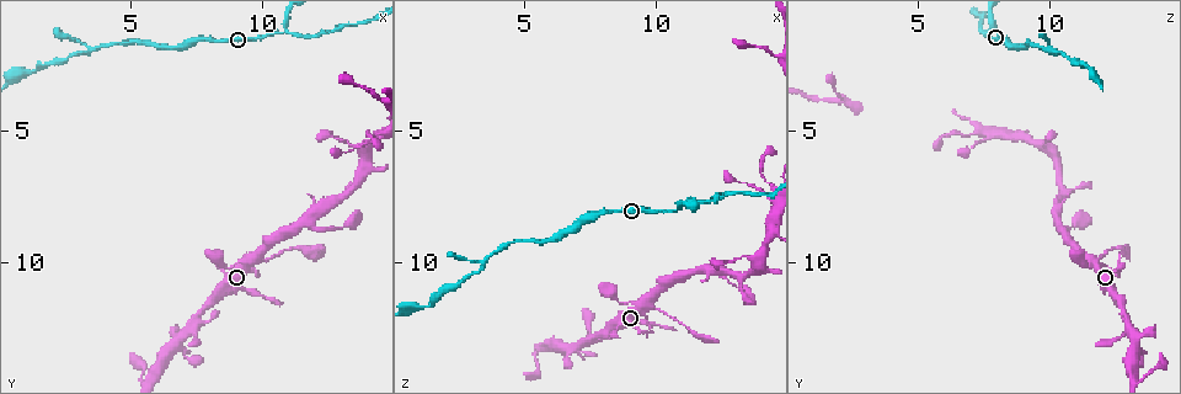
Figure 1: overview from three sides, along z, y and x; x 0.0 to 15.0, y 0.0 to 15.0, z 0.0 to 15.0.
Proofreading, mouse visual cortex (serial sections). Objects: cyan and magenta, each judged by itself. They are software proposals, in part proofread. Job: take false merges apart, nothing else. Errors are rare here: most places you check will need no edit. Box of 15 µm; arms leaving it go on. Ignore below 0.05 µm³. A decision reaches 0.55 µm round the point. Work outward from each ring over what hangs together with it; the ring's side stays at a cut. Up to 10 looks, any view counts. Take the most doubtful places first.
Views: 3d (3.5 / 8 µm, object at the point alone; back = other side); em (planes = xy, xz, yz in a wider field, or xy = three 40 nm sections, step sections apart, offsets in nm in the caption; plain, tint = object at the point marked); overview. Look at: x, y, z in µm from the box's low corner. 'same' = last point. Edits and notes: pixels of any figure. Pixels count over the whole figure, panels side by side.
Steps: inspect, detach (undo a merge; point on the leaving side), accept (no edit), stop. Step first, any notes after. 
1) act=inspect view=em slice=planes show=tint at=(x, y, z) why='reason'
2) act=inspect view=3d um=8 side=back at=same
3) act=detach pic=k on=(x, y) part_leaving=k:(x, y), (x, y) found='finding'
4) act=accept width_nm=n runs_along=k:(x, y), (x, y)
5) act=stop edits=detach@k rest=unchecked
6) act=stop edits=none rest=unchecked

act=inspect view=3d um=3.5 at=(10.9, 1.2, 7.8) why='arms part here'

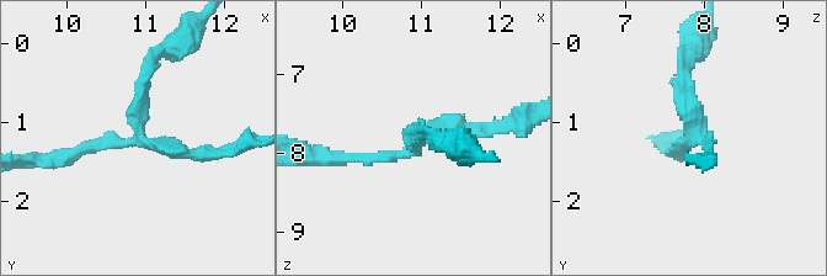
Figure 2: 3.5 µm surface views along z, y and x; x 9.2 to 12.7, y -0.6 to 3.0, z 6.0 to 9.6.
act=inspect view=em slice=xy step=3 show=tint at=(10.90, 1.25, 7.90) arms=3 arm_widths_nm=150,200,200 why='now the EM'

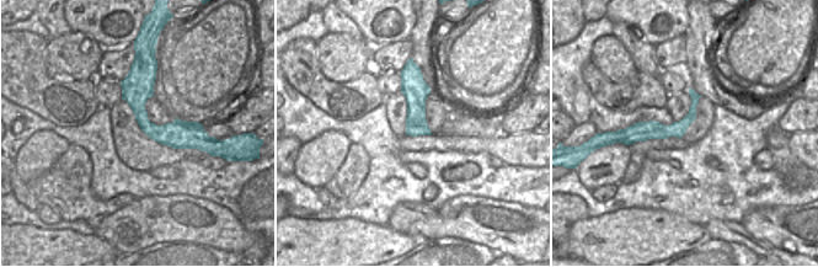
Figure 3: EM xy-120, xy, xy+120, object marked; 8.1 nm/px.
act=accept width_nm=180 runs_along=3:(134, 67), (142, 119), (198, 145) found='continuous, no second cell'

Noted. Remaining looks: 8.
act=inspect view=3d um=3.5 at=(3.5, 1.8, 10.1) why='branch point'

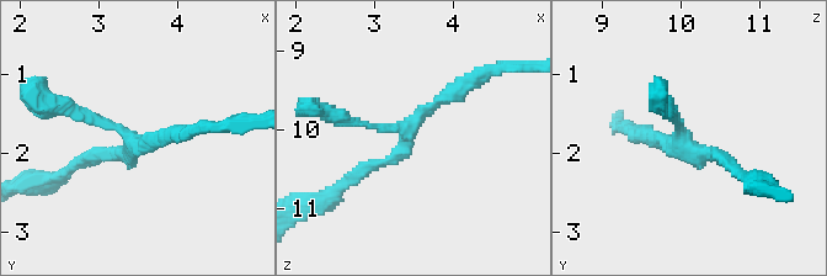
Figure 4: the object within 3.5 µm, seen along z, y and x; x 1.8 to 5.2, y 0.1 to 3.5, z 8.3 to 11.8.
act=inspect view=em slice=planes show=plain at=(3.50, 1.90, 9.95) why='shape alone is not enough'

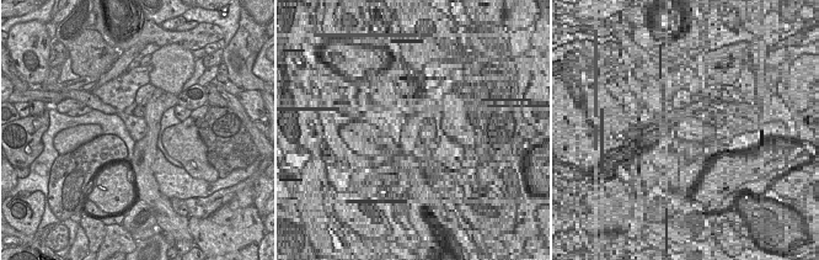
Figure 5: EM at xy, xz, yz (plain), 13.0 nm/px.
act=inspect view=em slice=planes show=tint at=same

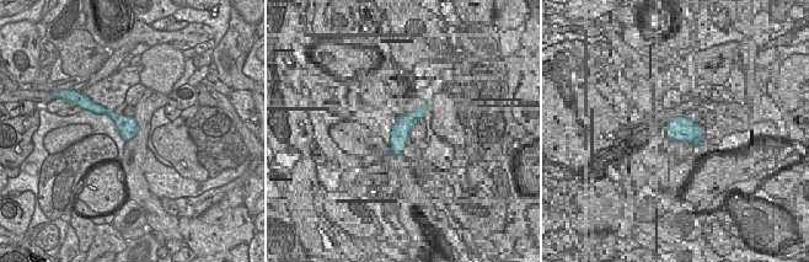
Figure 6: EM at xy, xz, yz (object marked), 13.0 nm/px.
act=accept width_nm=260 runs_along=4:(471, 80), (422, 112), (393, 157), (355, 175) found='continuous, no second cell'

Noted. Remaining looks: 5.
act=inspect view=3d um=8 at=(6.9, 13.1, 13.4)

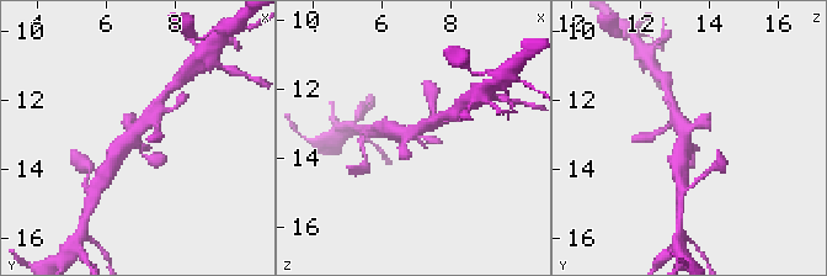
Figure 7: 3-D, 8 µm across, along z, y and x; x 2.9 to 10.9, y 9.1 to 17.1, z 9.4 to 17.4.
act=inspect view=em slice=xy step=1 show=tint at=(6.9, 13.1, 13.4)

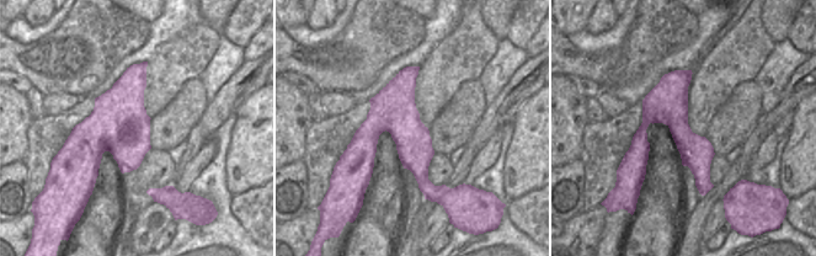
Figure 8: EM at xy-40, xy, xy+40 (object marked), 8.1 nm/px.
act=accept runs_along=8:(409, 69), (405, 127), (427, 191) found='continuous, no second cell'

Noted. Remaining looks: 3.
act=inspect view=3d um=3.5 at=(14.3, 5.2, 8.9) why='sharp bend'

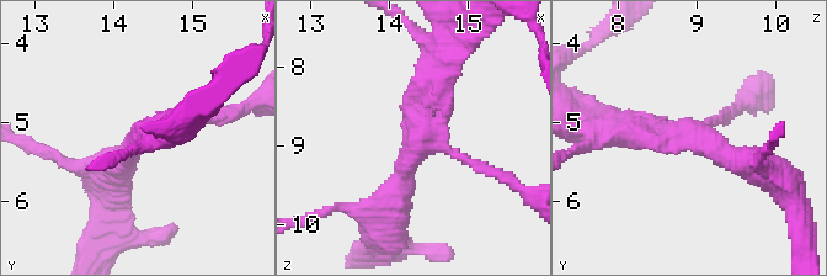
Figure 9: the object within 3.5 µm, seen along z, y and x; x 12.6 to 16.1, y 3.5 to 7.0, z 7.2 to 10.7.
act=inspect view=em slice=planes show=tint at=(14.40, 5.15, 8.90)

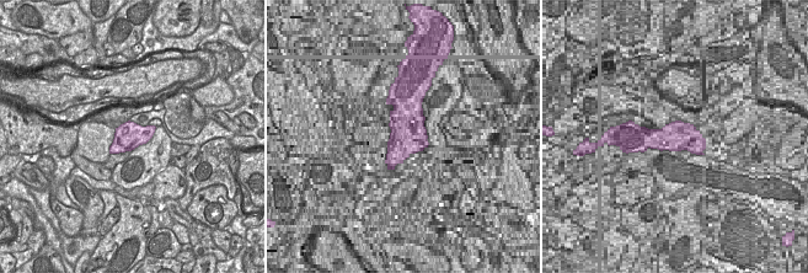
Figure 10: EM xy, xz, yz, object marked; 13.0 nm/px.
act=accept width_nm=360 runs_along=9:(393, 203), (442, 62) found='continuous, no second cell'

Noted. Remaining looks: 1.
act=stop edits=none rest=unchecked

